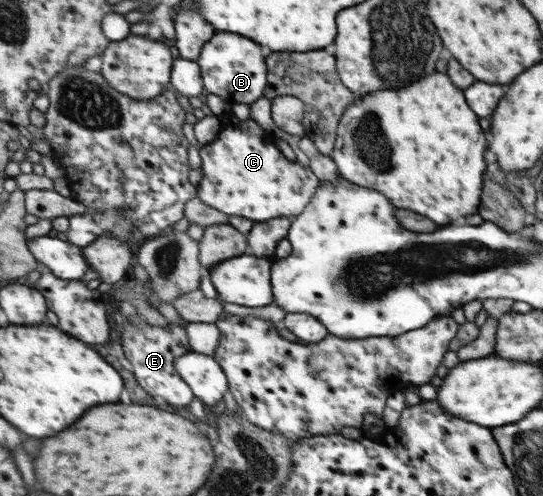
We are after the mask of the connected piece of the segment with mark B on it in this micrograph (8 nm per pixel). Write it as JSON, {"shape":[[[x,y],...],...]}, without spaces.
{"shape":[[[216,32],[200,52],[197,62],[207,93],[223,97],[227,102],[251,104],[265,95],[269,86],[268,57],[272,51],[253,39],[230,32]]]}

